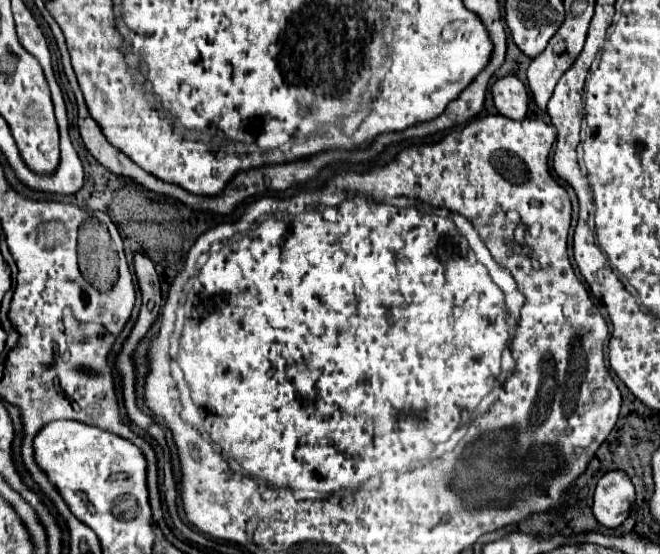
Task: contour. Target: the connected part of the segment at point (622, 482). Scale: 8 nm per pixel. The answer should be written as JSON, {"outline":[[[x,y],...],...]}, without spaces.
{"outline":[[[611,471],[597,483],[593,515],[609,529],[619,527],[635,507],[635,489],[623,471]]]}

